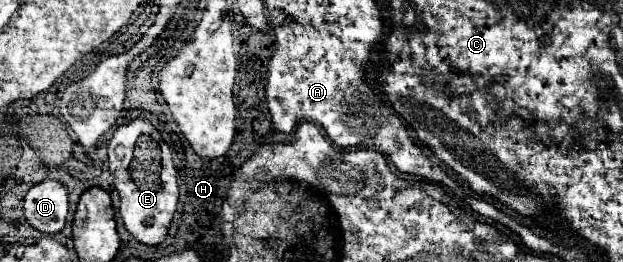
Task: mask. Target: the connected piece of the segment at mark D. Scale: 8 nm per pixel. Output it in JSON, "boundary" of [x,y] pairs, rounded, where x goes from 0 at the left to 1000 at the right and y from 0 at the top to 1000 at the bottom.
{"boundary":[[[93,687],[55,702],[39,748],[39,832],[64,885],[96,885],[109,824],[109,718]]]}

